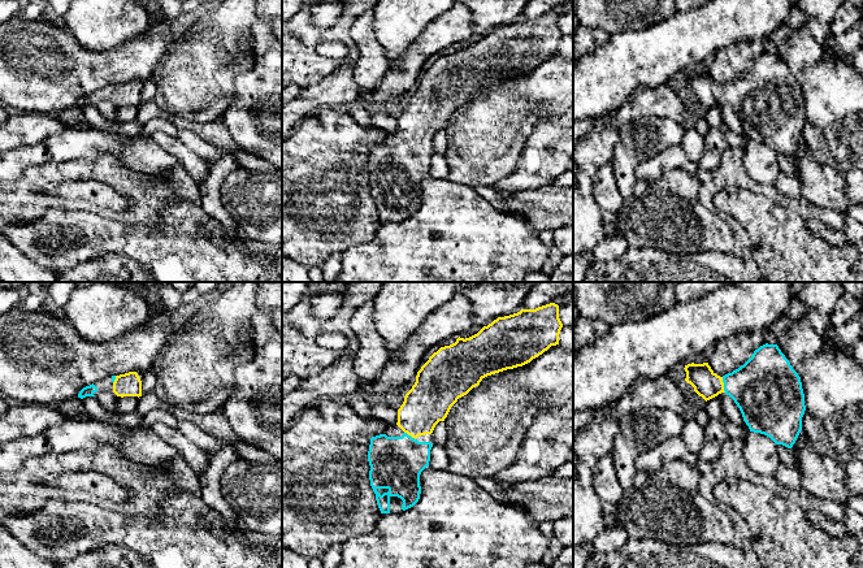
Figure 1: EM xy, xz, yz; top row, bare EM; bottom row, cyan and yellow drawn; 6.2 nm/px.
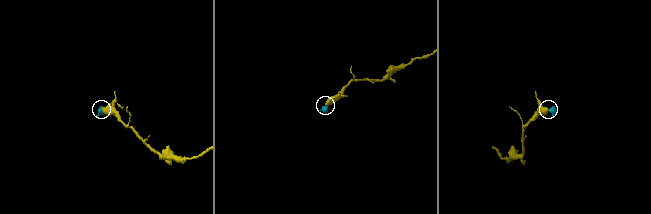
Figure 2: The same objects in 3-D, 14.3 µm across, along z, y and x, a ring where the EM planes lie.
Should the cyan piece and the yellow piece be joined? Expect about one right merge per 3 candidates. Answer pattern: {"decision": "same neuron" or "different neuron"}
{"decision": "same neuron"}

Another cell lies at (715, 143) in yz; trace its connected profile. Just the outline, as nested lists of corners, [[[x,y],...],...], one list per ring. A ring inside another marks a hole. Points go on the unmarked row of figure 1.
[[[711,127],[704,135],[704,151],[698,166],[711,172],[715,170],[728,147],[725,134],[720,127]]]

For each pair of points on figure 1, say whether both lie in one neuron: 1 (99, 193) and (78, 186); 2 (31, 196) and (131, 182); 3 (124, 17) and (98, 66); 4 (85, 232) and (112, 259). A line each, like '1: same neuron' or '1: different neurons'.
1: same neuron
2: same neuron
3: different neurons
4: different neurons

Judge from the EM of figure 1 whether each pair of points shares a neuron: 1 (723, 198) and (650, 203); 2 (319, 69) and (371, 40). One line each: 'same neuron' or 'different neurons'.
1: different neurons
2: different neurons

